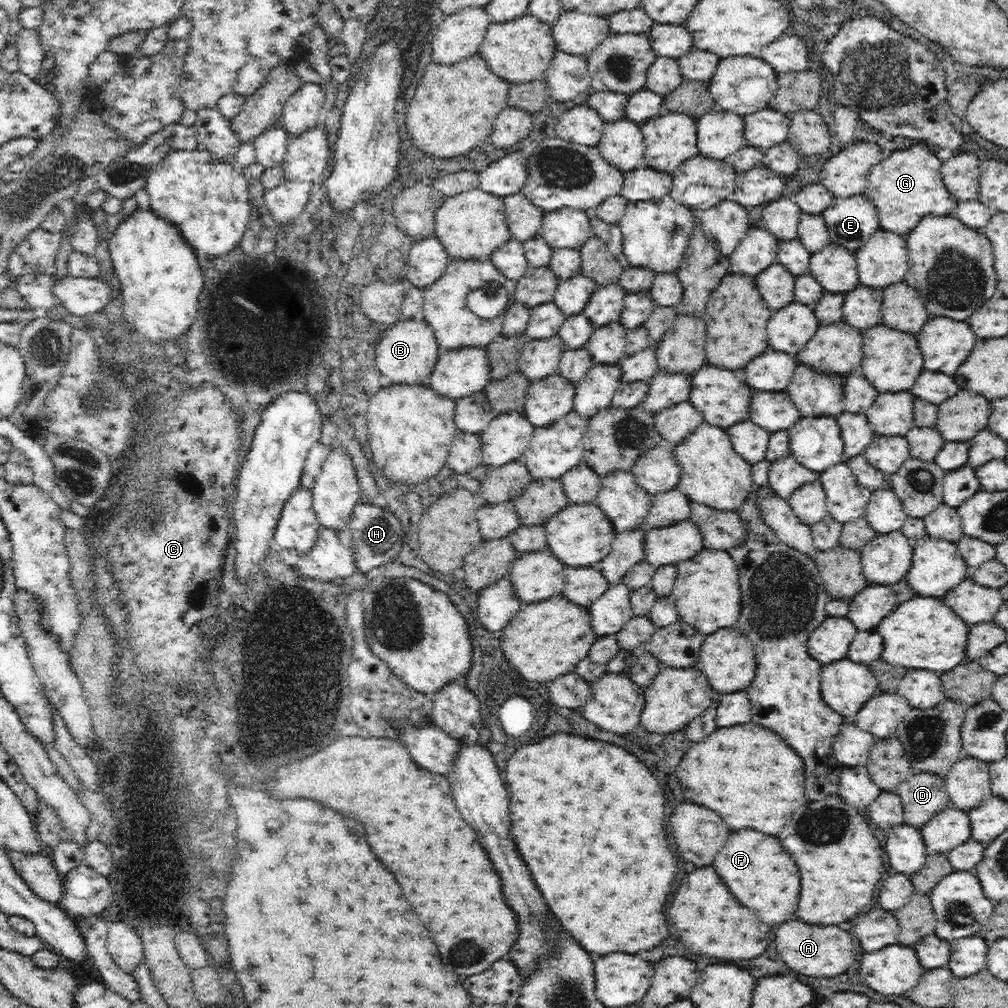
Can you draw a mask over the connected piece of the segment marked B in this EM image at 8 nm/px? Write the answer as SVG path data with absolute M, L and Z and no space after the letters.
M423 313L413 319L400 321L390 330L383 330L376 345L376 368L380 376L392 380L394 386L422 385L428 387L431 371L437 362L437 350L434 333L427 326Z

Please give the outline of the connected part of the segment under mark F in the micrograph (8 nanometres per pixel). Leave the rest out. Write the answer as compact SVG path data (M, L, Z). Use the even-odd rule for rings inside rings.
M740 830L720 848L712 866L738 902L752 908L760 922L782 924L794 920L800 892L800 872L776 836L766 836L756 830Z

